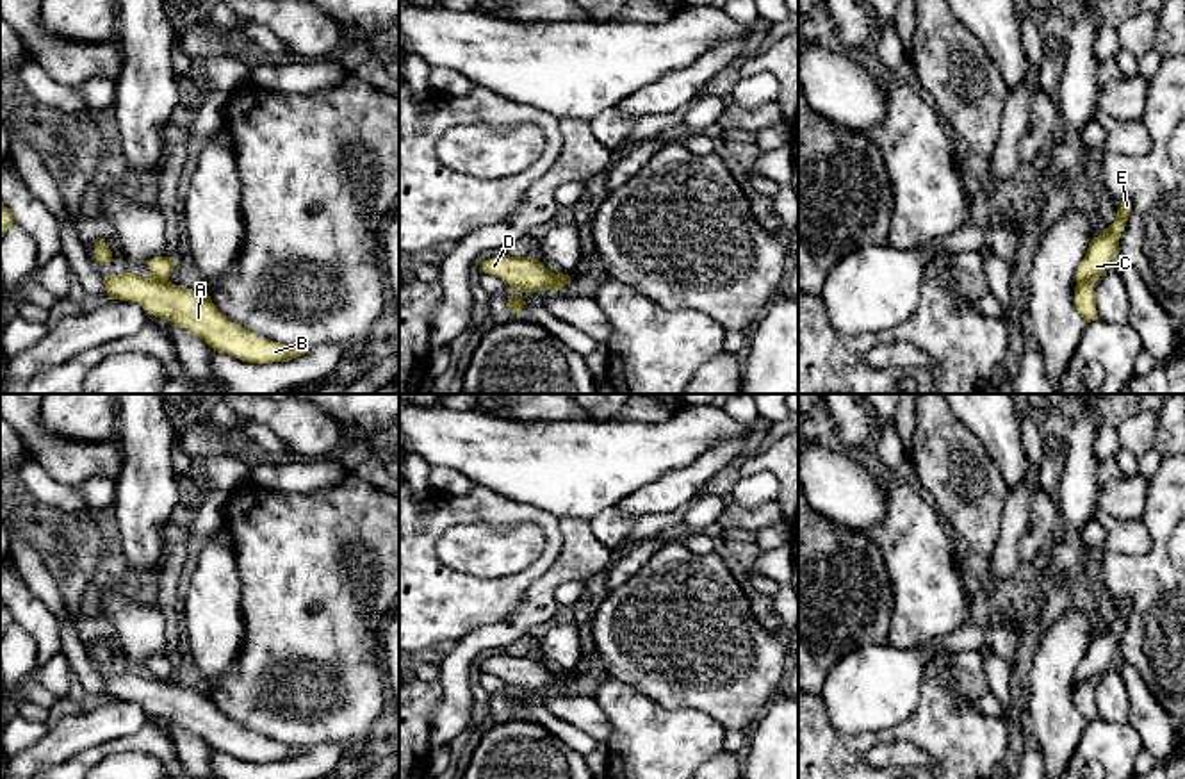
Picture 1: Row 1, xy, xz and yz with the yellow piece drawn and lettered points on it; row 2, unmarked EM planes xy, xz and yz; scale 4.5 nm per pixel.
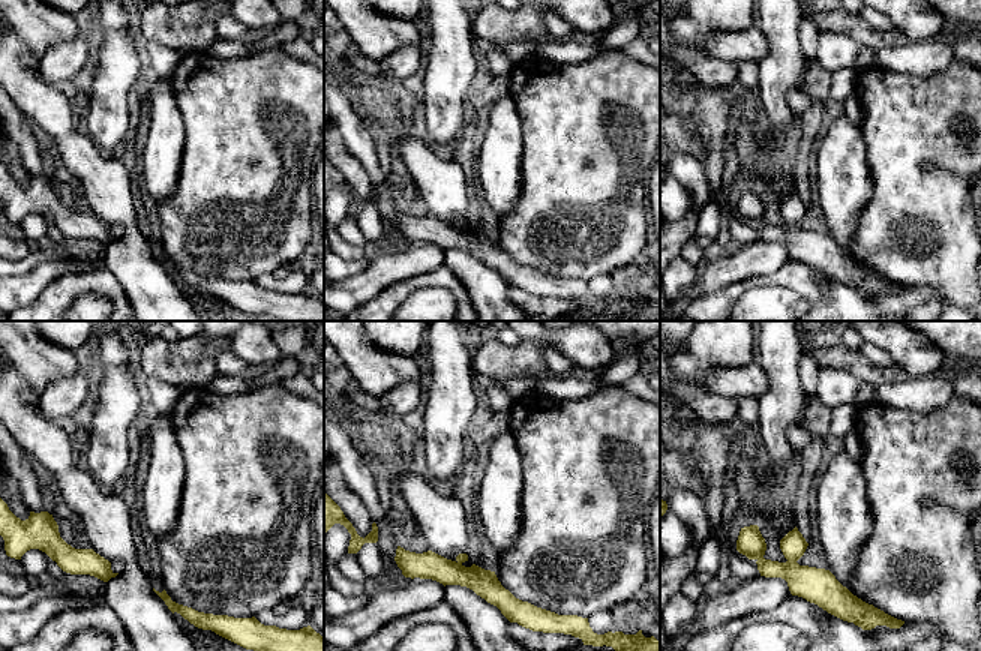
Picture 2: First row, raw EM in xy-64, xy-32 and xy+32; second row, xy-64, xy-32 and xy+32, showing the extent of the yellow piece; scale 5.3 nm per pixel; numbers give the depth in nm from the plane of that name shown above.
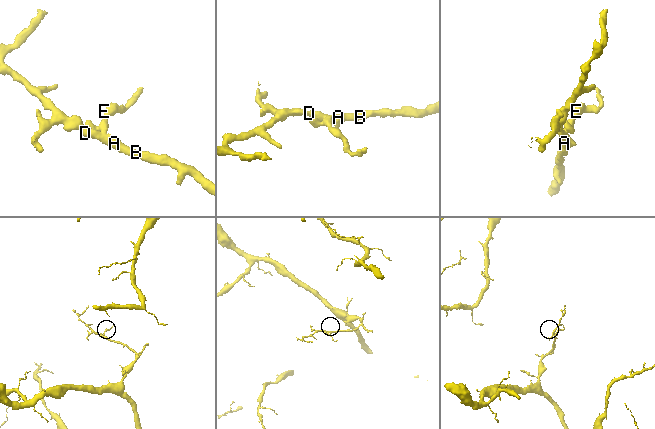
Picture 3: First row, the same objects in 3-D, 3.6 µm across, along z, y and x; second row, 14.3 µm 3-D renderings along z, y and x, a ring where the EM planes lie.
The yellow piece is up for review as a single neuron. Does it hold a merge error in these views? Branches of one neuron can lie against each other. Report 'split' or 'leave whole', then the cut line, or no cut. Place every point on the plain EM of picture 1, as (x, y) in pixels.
split | xy (150, 674), (166, 681)

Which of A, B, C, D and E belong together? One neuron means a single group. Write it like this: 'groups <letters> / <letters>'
groups A B D / C E

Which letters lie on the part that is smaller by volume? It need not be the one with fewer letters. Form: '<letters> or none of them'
C, E

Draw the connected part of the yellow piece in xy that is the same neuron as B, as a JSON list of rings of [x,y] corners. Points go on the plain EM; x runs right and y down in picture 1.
[[[134,672],[103,676],[109,699],[135,701],[150,715],[168,718],[203,738],[214,750],[248,763],[287,761],[306,749],[283,745],[253,733],[219,711],[205,690],[192,690]]]

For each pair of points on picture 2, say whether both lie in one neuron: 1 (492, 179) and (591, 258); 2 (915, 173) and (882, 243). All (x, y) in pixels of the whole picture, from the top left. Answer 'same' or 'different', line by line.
1: different
2: same

